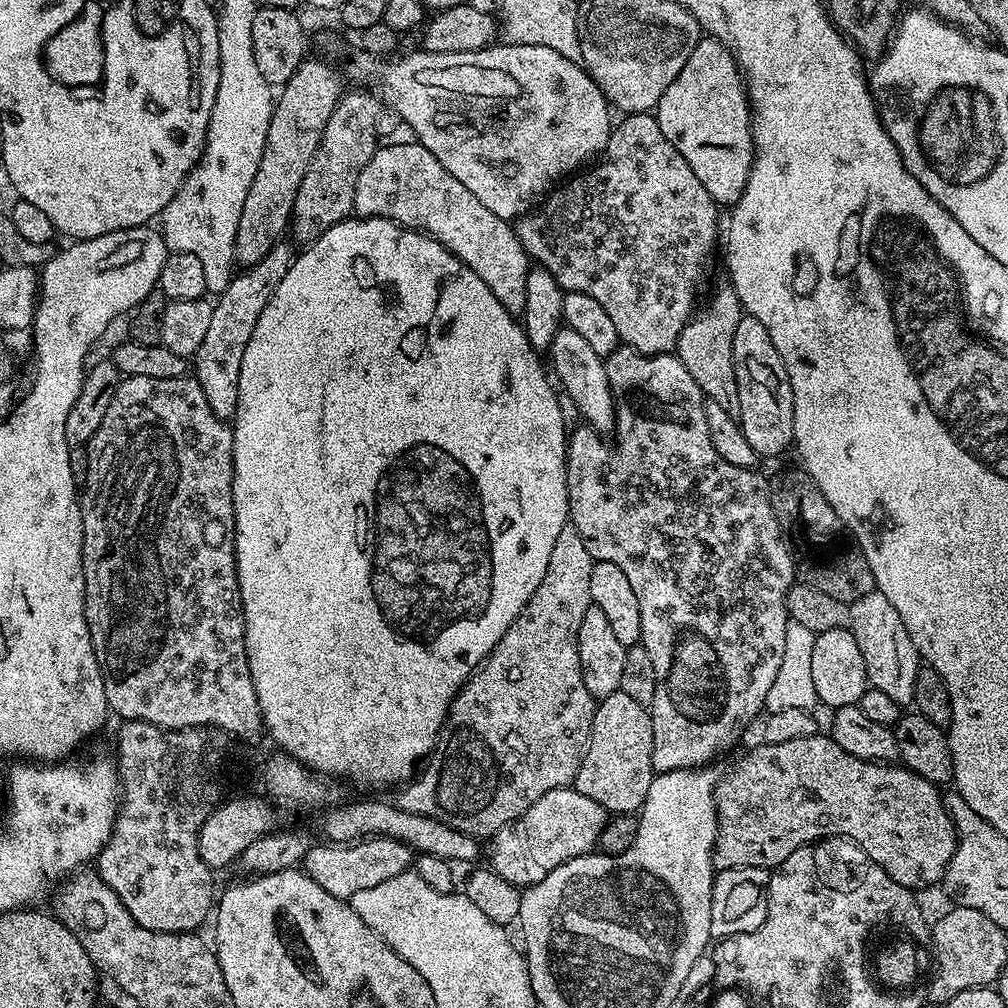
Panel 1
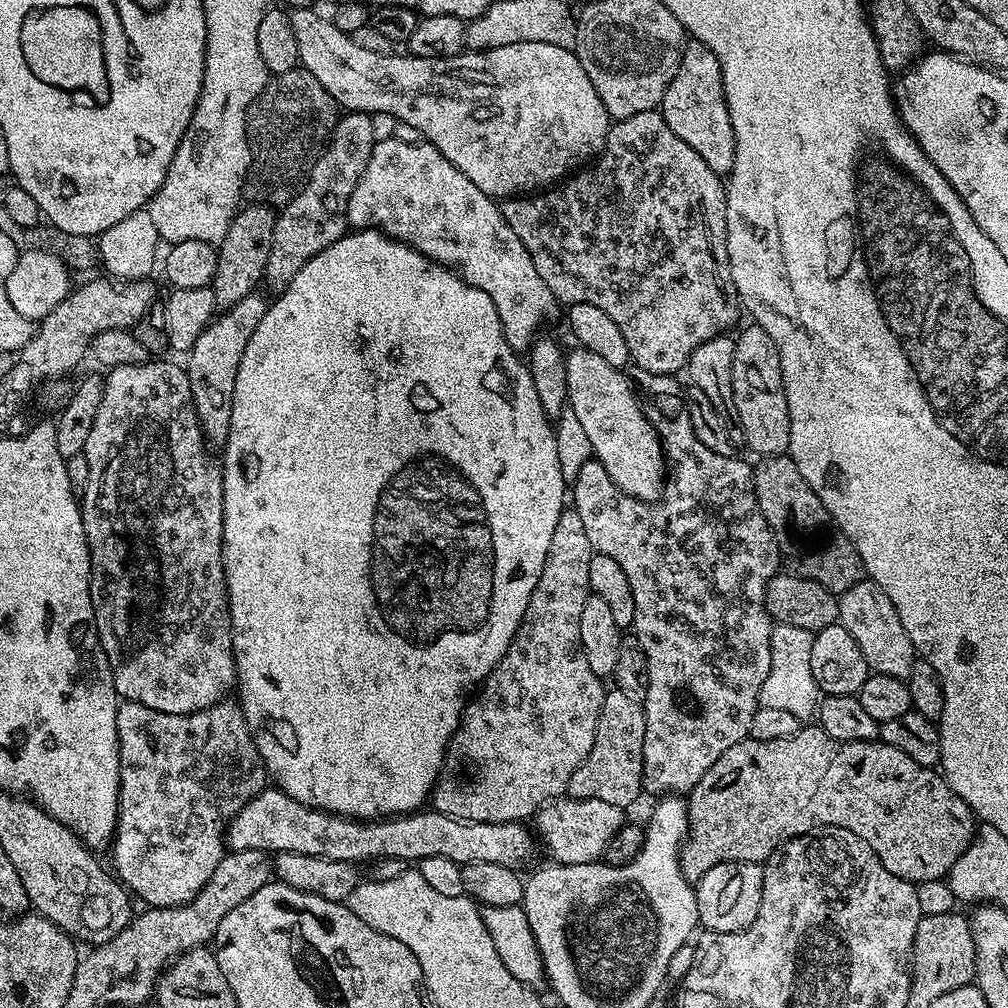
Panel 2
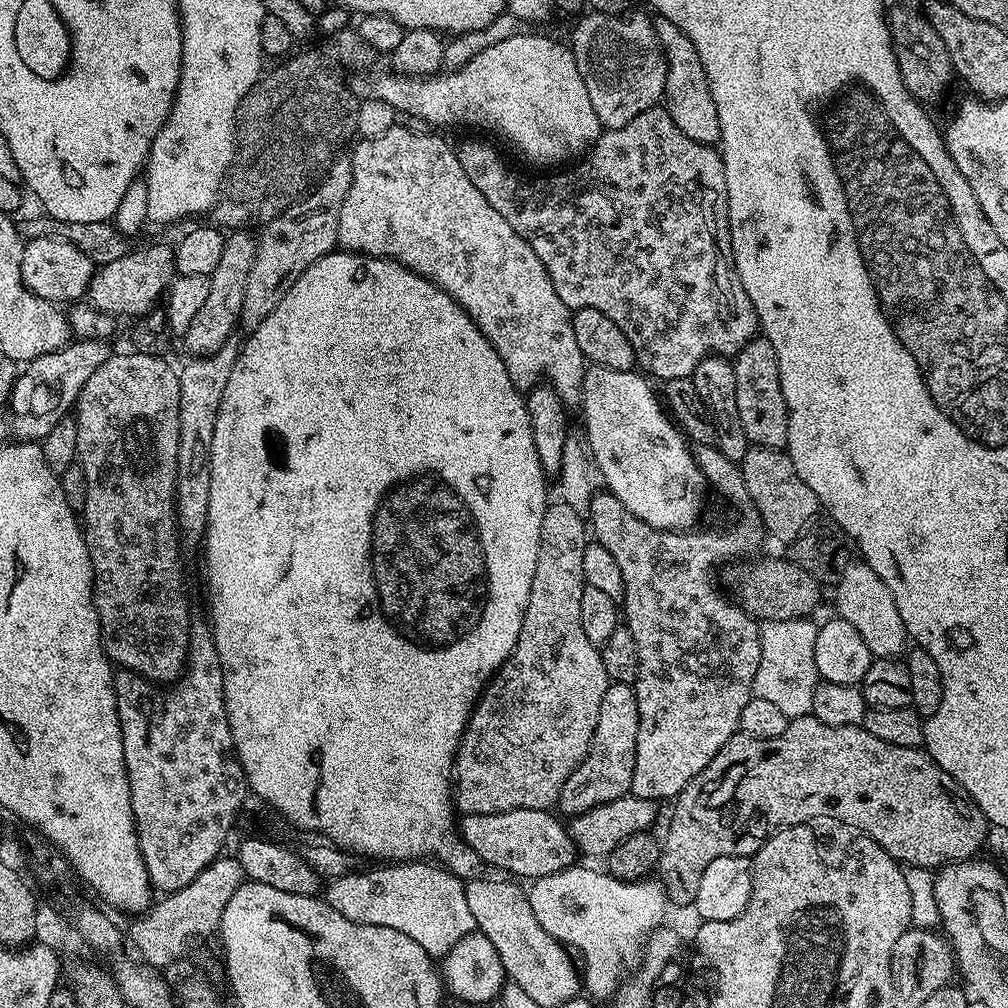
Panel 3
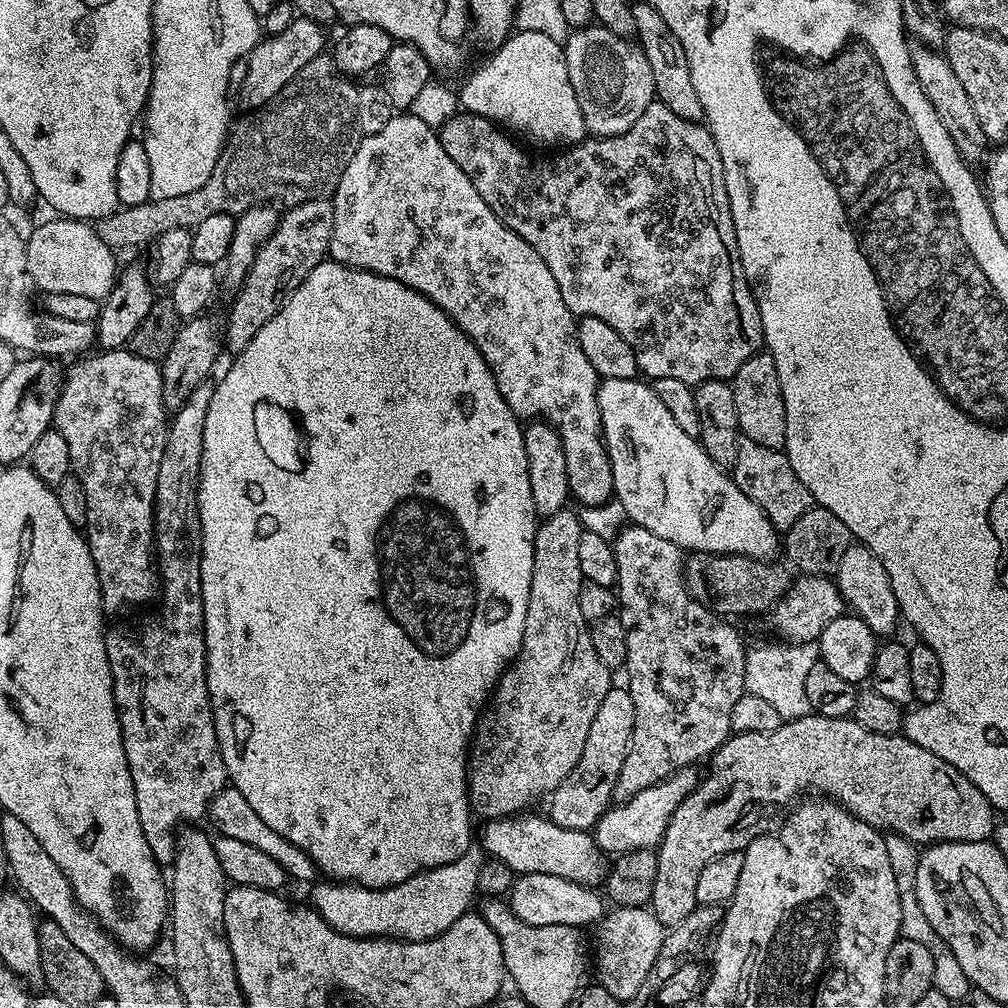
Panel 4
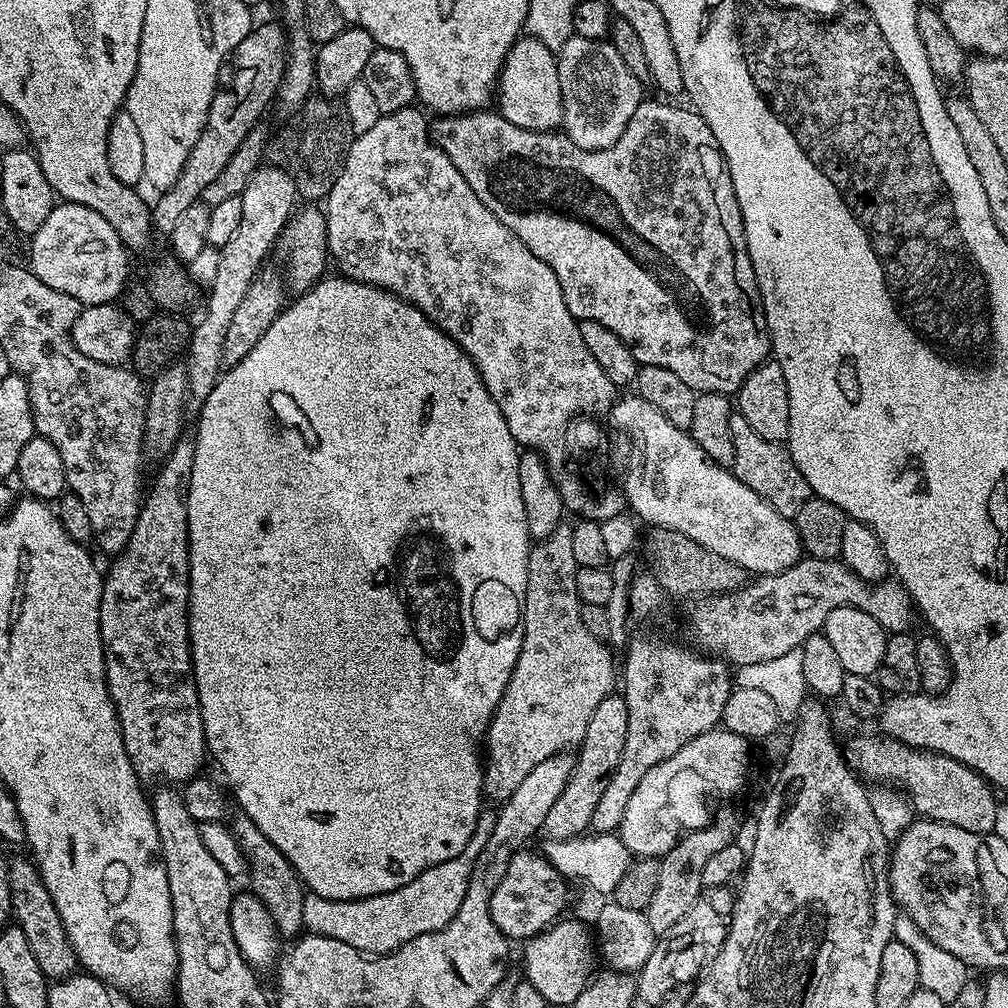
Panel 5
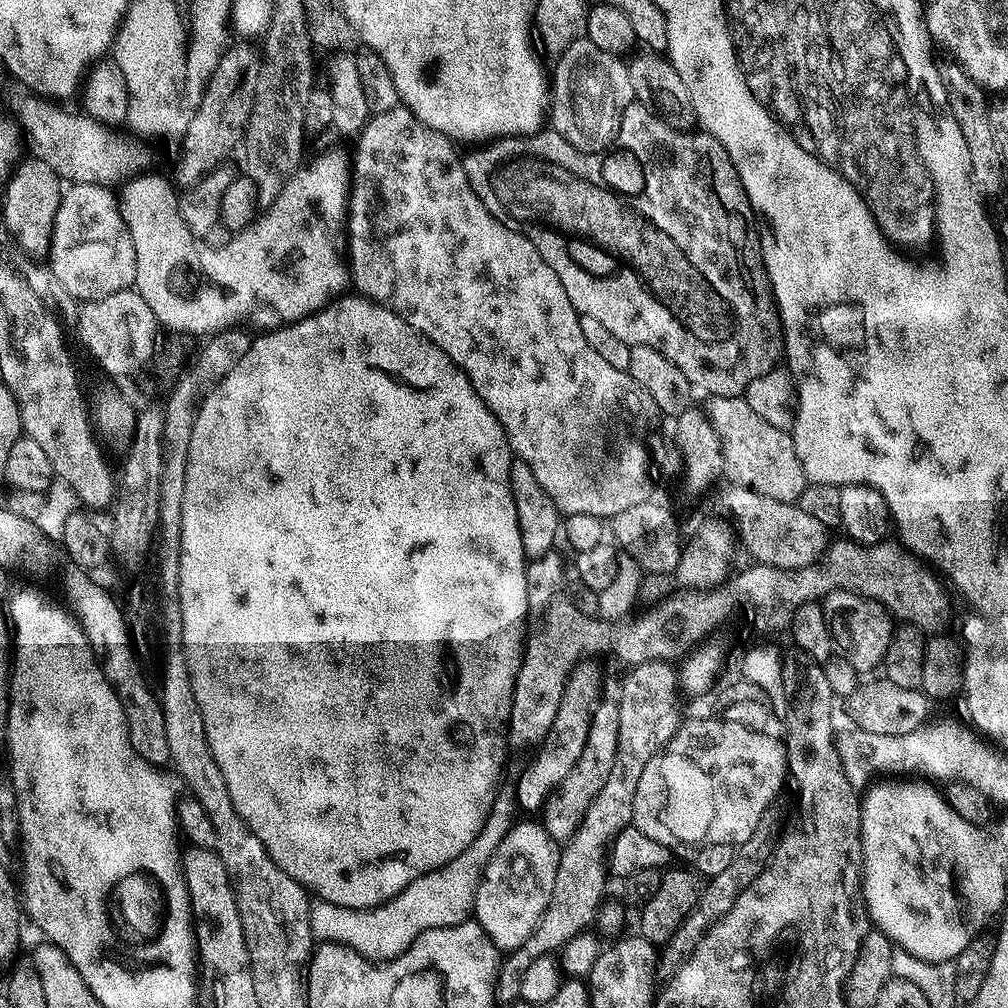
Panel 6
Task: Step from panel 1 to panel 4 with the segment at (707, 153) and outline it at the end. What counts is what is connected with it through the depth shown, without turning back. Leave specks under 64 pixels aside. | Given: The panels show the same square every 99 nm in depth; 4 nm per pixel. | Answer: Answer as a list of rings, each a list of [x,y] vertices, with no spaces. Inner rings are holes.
[[[646,2],[632,4],[636,19],[635,39],[640,49],[646,54],[646,62],[650,62],[650,71],[654,74],[654,90],[656,100],[665,104],[678,118],[686,118],[697,122],[704,120],[702,102],[698,102],[698,94],[694,90],[694,82],[690,79],[690,62],[686,62],[686,50],[682,50],[682,42],[674,35],[674,30],[666,26],[662,14],[654,10]]]

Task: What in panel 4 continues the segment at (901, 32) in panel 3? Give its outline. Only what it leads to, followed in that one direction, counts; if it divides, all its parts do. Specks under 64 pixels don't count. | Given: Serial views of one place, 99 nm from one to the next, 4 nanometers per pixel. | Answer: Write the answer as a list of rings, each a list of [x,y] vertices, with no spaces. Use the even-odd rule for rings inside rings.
[[[915,43],[911,47],[911,64],[914,66],[915,77],[918,78],[923,92],[930,99],[938,118],[942,118],[942,126],[946,126],[946,134],[950,134],[950,138],[956,149],[960,151],[960,156],[964,159],[965,164],[969,166],[983,165],[990,152],[990,142],[982,130],[982,122],[978,122],[974,106],[971,105],[962,82],[955,76],[947,57],[937,49]]]

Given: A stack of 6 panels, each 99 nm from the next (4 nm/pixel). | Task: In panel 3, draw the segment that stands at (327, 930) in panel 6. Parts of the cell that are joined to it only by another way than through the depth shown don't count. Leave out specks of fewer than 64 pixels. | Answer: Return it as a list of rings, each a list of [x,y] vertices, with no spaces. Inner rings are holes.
[[[392,862],[387,866],[374,866],[370,872],[361,870],[358,872],[346,873],[342,877],[329,879],[326,884],[326,899],[330,906],[334,906],[334,910],[338,910],[338,914],[342,914],[345,918],[350,918],[350,922],[358,922],[366,926],[390,926],[390,930],[399,930],[400,933],[406,934],[406,938],[414,938],[414,942],[418,942],[418,946],[422,946],[422,950],[426,950],[428,955],[433,958],[443,958],[454,947],[463,936],[469,936],[476,927],[474,922],[474,914],[470,914],[470,906],[466,902],[466,890],[464,889],[465,881],[460,880],[453,872],[449,872],[443,866],[437,866],[432,862]]]

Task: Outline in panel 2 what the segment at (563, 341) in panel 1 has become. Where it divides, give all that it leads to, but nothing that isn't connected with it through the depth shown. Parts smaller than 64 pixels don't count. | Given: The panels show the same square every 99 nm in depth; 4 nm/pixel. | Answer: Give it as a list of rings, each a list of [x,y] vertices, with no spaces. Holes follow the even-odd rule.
[[[576,346],[573,352],[569,351],[564,357],[566,362],[566,390],[568,391],[567,407],[572,408],[572,416],[580,427],[582,435],[588,439],[592,447],[591,455],[602,466],[606,466],[606,474],[626,494],[630,494],[639,500],[649,502],[660,499],[664,490],[666,479],[666,461],[664,459],[664,447],[660,445],[660,435],[656,433],[656,427],[649,422],[645,409],[636,401],[637,389],[624,377],[621,369],[610,366],[599,354],[590,354],[590,350]]]

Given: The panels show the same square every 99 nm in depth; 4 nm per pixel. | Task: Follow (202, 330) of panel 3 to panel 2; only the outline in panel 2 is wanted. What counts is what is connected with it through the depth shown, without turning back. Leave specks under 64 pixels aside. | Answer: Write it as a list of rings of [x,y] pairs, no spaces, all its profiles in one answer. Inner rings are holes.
[[[252,202],[249,208],[244,206],[237,211],[216,253],[218,266],[210,286],[214,290],[217,309],[234,306],[261,287],[266,262],[270,258],[270,246],[274,240],[276,218],[277,213],[263,202]]]

